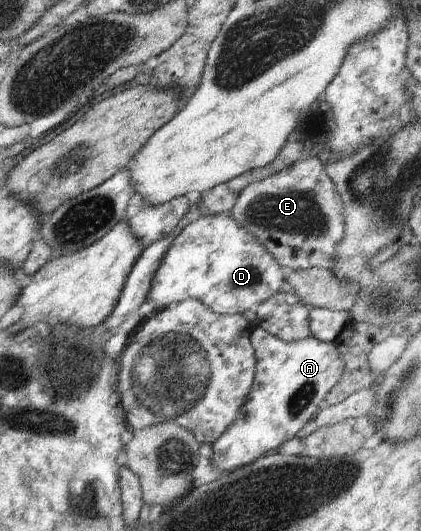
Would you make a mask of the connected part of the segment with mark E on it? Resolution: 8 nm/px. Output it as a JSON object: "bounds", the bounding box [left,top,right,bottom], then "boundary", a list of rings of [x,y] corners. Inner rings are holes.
{"bounds":[231,157,344,270],"boundary":[[[305,157],[298,159],[294,164],[287,166],[280,172],[269,176],[268,178],[259,180],[258,182],[250,183],[245,186],[241,193],[237,196],[235,205],[231,208],[231,217],[239,224],[240,227],[247,230],[256,240],[270,253],[276,262],[287,270],[308,269],[310,267],[318,267],[319,269],[331,270],[333,260],[335,259],[335,246],[340,242],[344,234],[344,215],[343,215],[343,202],[340,195],[336,192],[335,184],[328,178],[325,171],[325,165],[322,164],[319,157]]]}

